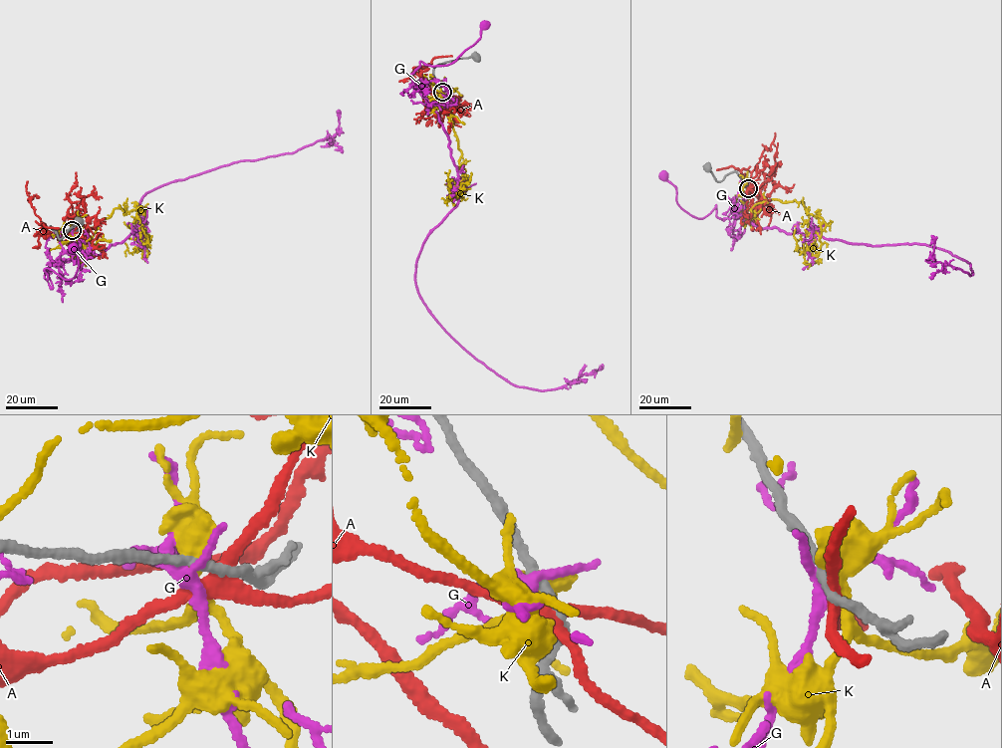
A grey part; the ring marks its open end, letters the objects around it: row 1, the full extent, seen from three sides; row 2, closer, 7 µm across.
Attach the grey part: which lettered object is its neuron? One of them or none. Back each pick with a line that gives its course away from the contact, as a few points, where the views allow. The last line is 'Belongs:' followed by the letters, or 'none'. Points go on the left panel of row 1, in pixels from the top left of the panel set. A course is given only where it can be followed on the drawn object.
K: Its course: (72, 230), (79, 244), (88, 245), (96, 223), (116, 208), (139, 206), (144, 245), (130, 253), (125, 243)
Belongs: K

